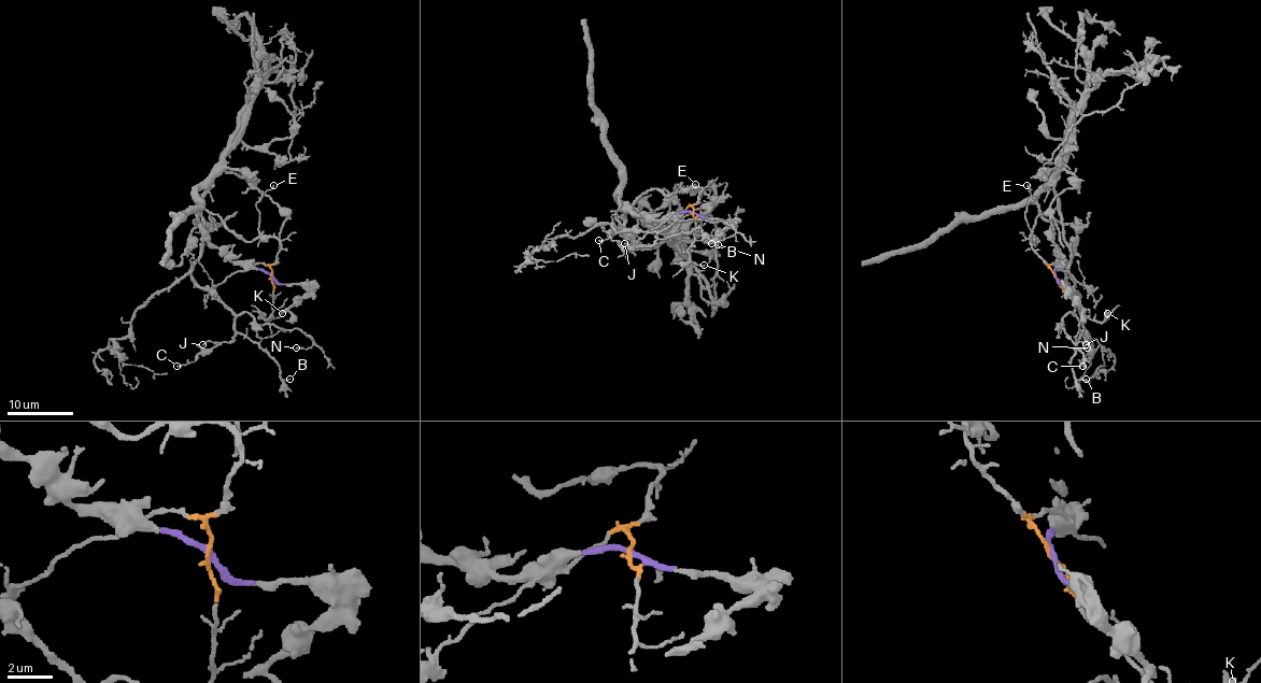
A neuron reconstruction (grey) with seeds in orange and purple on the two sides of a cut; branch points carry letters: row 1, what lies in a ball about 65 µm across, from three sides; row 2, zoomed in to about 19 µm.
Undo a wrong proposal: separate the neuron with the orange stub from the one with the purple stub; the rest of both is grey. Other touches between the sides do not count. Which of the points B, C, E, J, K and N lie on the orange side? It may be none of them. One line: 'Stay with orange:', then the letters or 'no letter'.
Stay with orange: B, C, E, J, K, N

